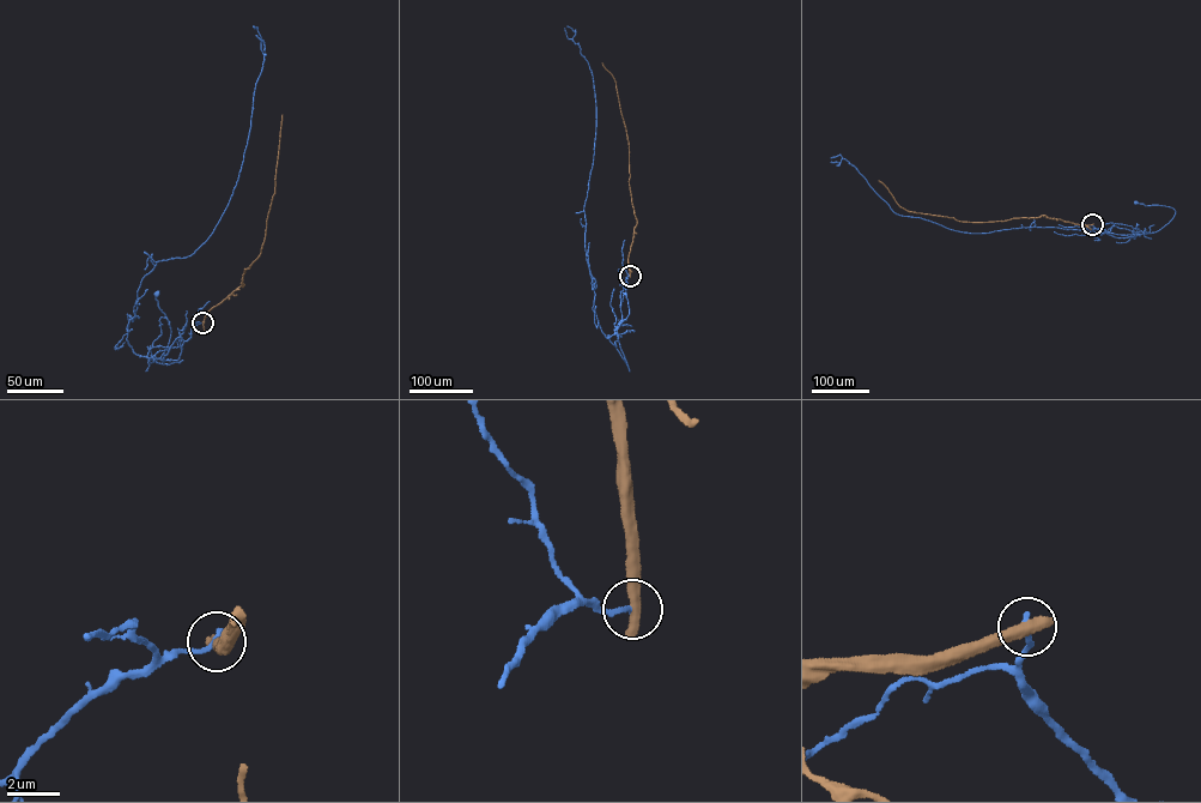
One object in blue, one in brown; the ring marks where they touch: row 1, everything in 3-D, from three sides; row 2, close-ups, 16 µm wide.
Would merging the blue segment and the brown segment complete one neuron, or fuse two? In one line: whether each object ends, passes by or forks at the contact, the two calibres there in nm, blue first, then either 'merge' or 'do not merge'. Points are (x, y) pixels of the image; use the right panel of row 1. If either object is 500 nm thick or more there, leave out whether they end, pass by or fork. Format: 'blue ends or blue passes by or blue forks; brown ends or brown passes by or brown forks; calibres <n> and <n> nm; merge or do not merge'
calibres 220 and 550 nm; do not merge

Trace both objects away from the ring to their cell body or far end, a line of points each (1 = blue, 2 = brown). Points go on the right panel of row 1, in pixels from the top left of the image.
1: (1092, 224), (1105, 233), (1134, 236), (1158, 230), (1175, 213), (1170, 207), (1135, 203)
2: (1092, 224), (1042, 215), (974, 222), (909, 211), (879, 180)

